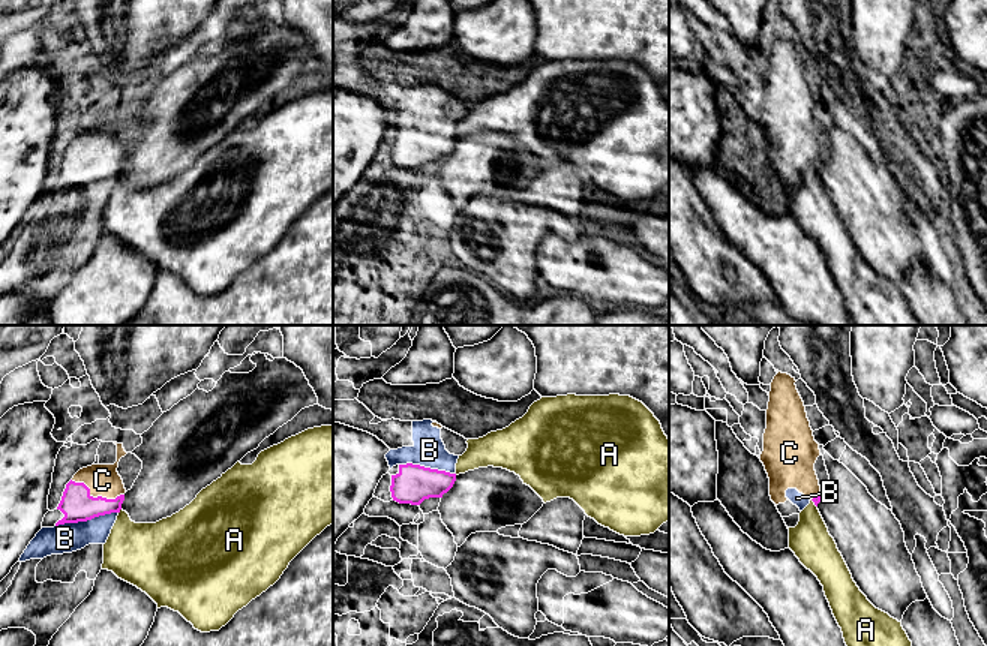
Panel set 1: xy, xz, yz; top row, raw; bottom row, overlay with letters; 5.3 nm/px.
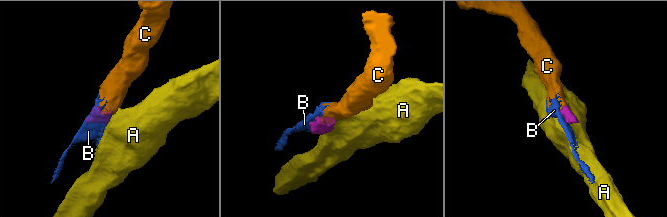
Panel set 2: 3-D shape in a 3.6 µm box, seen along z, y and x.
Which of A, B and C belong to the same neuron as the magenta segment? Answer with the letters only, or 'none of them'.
B, C

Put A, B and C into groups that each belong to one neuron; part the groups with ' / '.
A / B C

